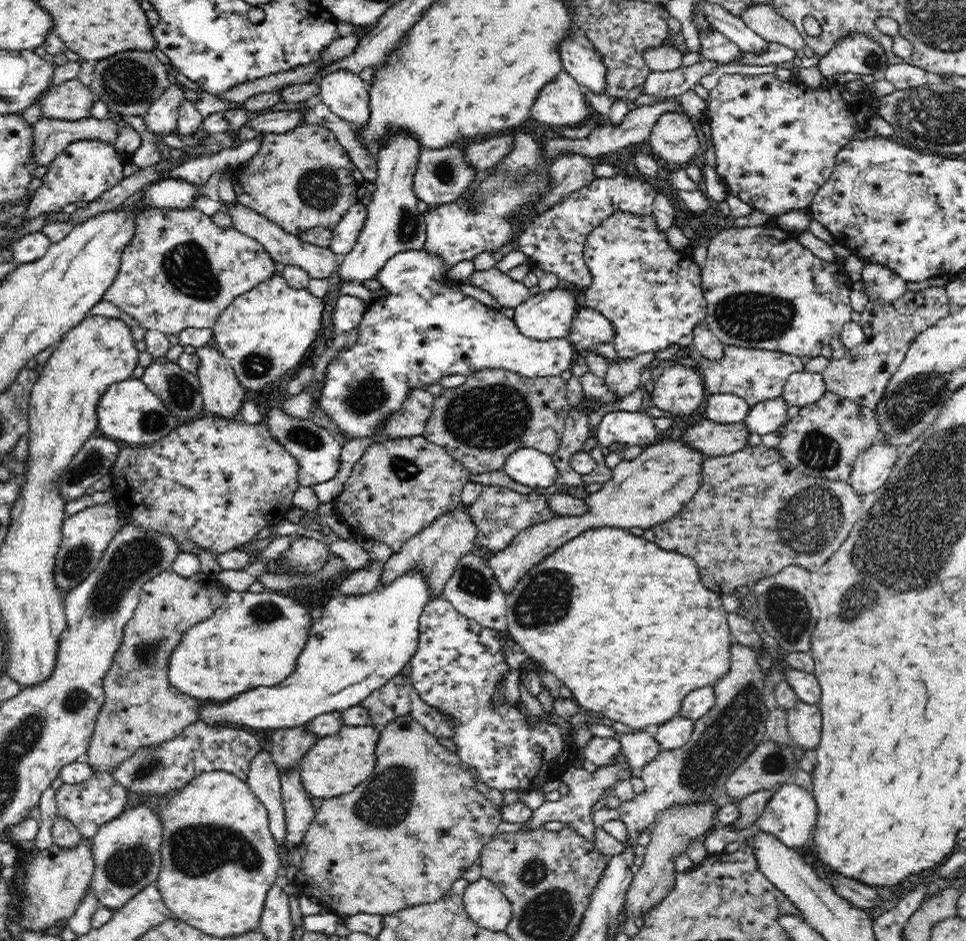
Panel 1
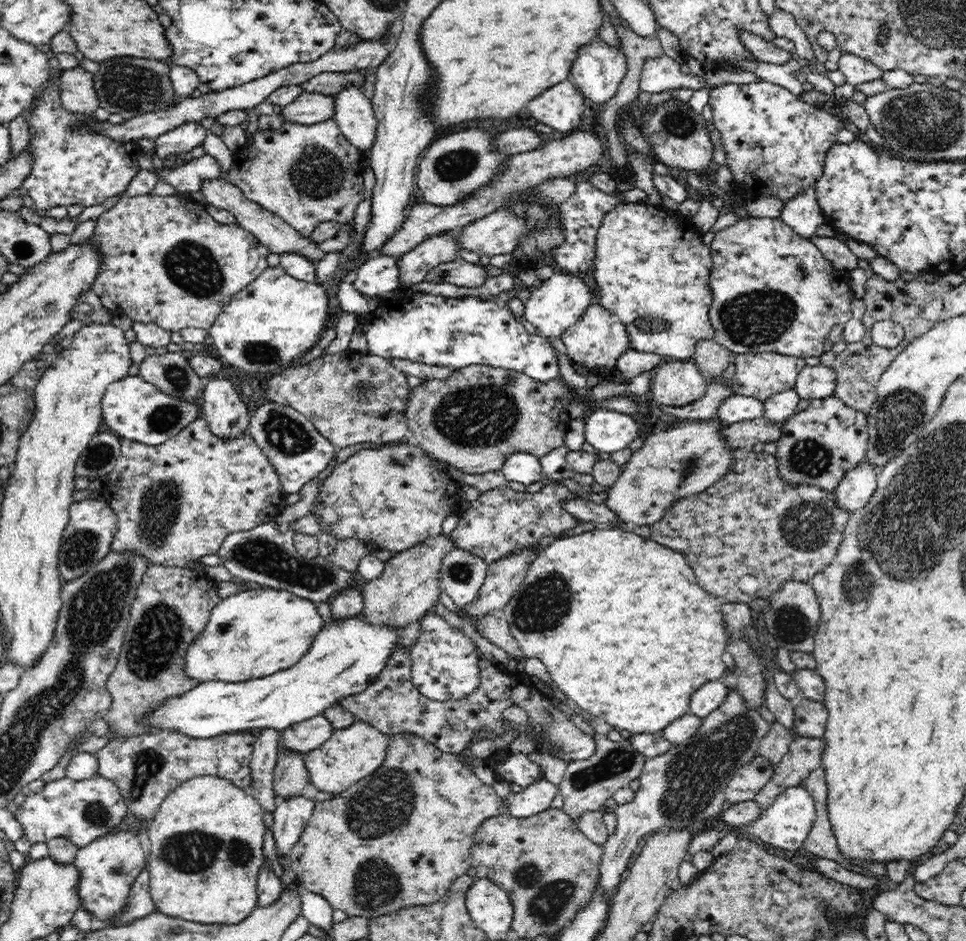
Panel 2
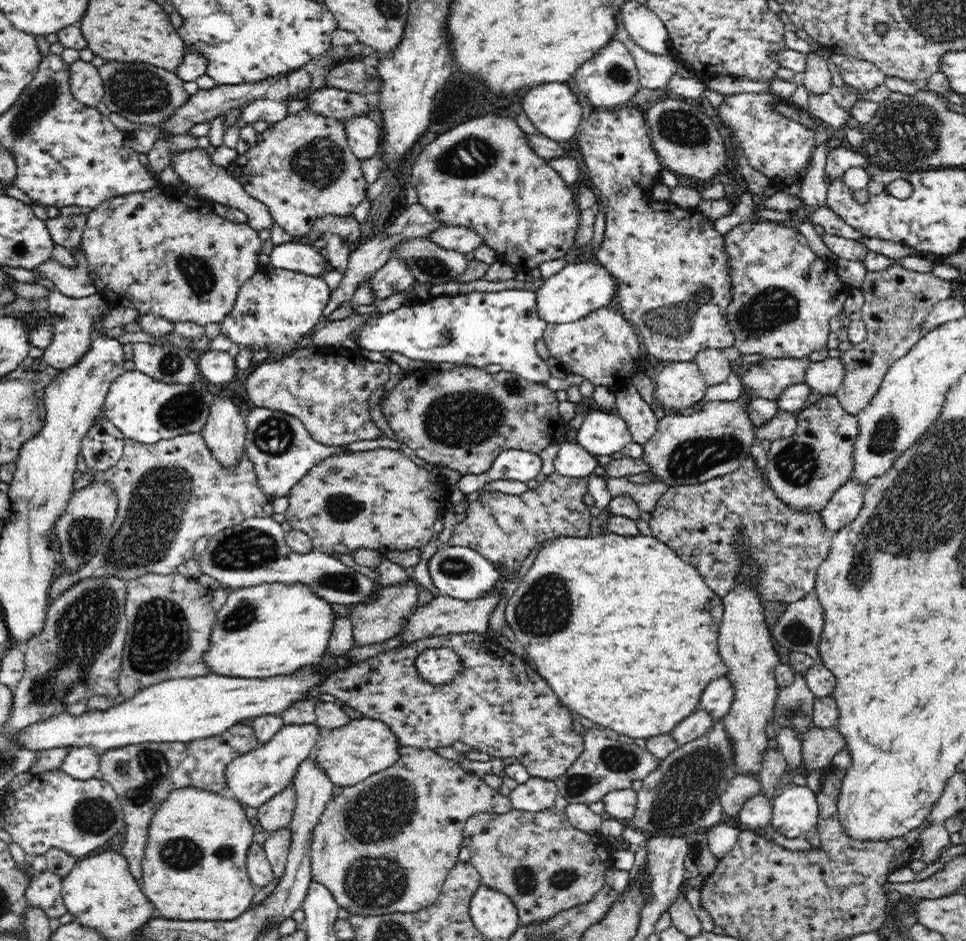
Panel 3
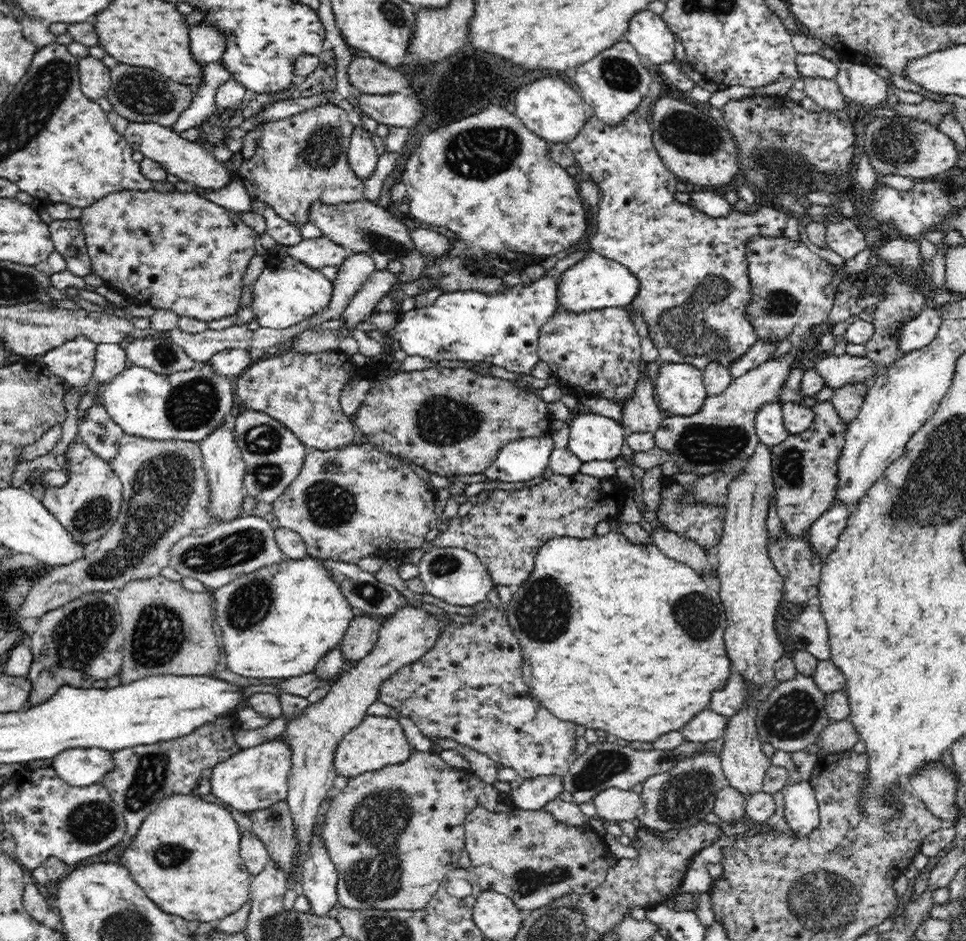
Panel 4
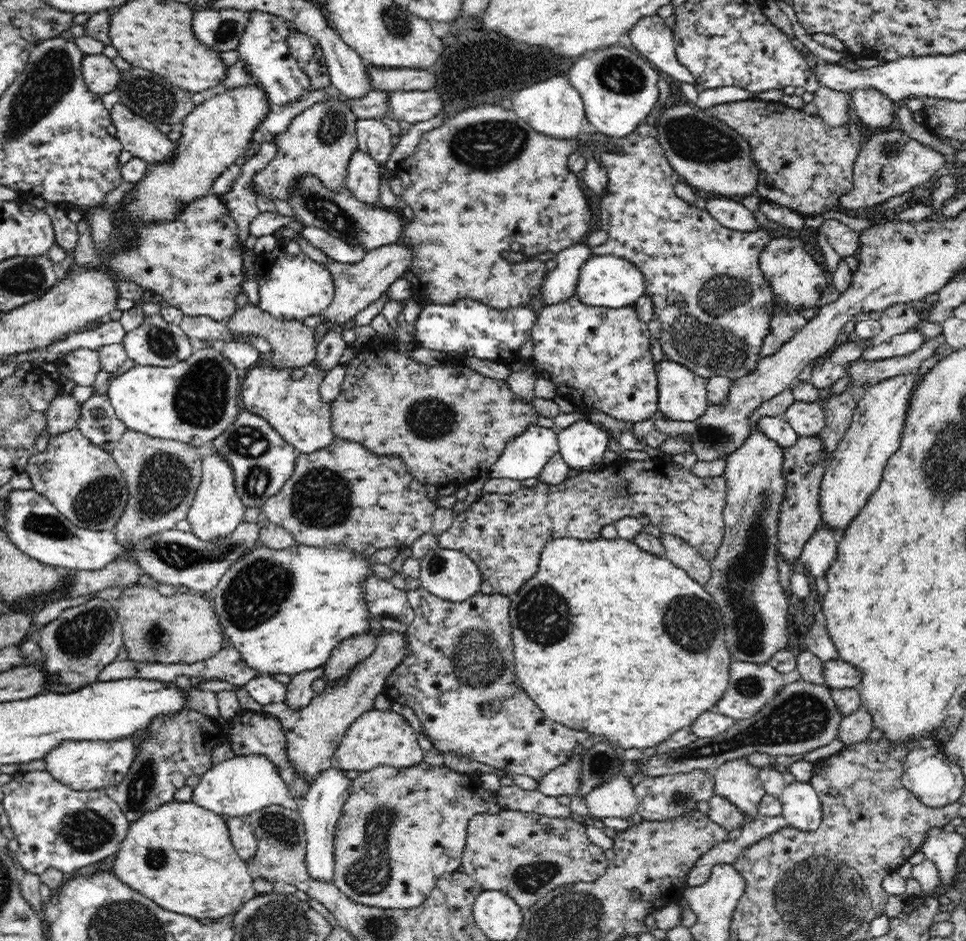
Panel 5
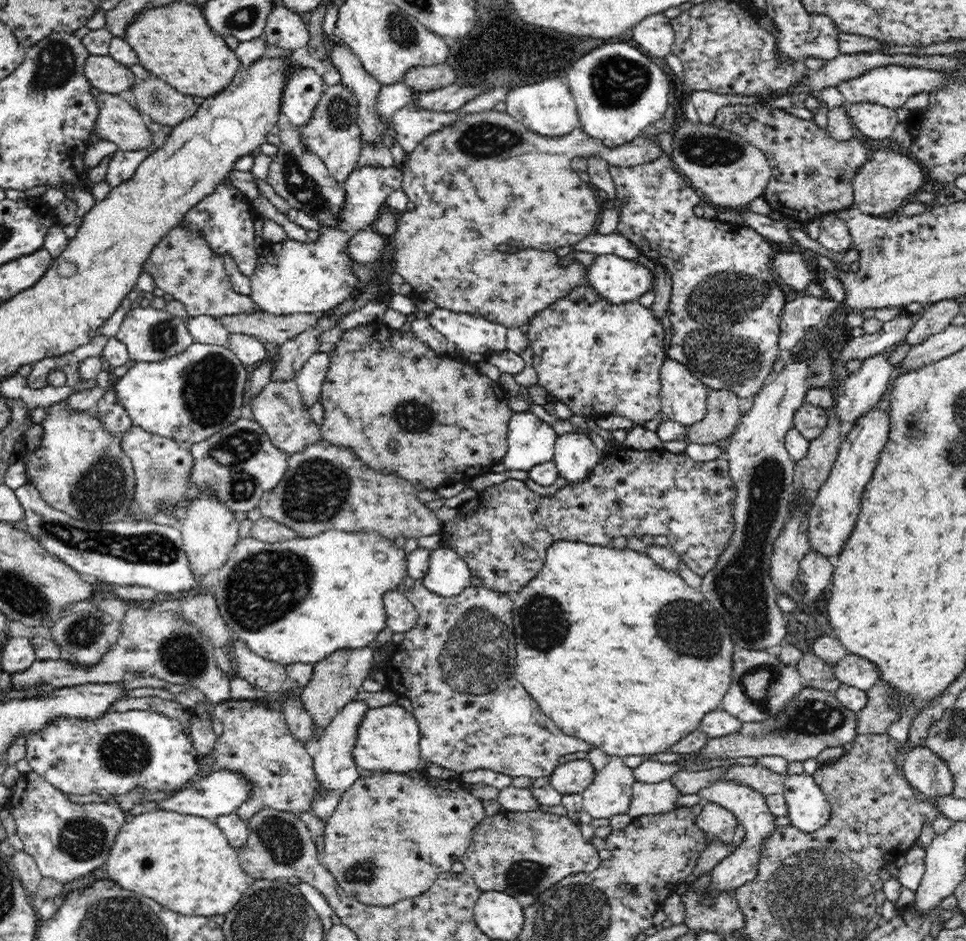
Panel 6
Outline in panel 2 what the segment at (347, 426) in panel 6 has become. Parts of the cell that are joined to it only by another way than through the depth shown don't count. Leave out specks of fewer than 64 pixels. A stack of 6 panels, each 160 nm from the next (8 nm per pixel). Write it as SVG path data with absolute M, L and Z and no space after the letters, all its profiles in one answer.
M471 365L458 371L453 371L453 375L448 379L423 381L420 386L413 388L412 392L408 394L409 402L405 406L405 424L408 425L411 439L415 444L420 446L420 449L424 453L428 453L428 456L448 465L452 464L452 466L463 470L464 473L482 475L487 472L494 472L494 470L500 470L509 455L514 454L516 451L524 451L540 458L548 454L551 450L564 445L564 434L566 434L569 421L571 420L568 413L568 406L572 396L570 396L570 389L562 381L554 379L548 382L539 382L529 378L526 374L518 373L514 370L484 365Z

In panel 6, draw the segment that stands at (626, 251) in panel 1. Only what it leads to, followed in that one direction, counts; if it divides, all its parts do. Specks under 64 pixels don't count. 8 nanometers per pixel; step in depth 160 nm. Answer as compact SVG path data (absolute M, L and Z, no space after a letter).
M670 131L655 134L656 143L660 143L661 155L658 158L635 167L619 167L610 165L613 183L615 184L615 199L607 202L607 208L619 206L619 221L617 224L617 233L623 234L630 242L634 242L642 254L645 254L654 263L666 268L667 273L672 280L672 292L667 309L672 327L672 338L667 346L667 354L671 360L681 362L692 372L695 378L698 378L710 389L729 390L740 398L750 398L759 388L766 384L766 380L775 372L775 364L779 359L780 348L778 345L779 336L779 314L782 313L783 306L793 296L774 275L771 260L772 246L766 239L753 228L746 226L733 226L731 223L725 223L716 219L706 219L694 213L694 207L699 204L700 198L696 191L688 183L688 180L678 169L674 168L675 163L670 154L672 151L672 137Z

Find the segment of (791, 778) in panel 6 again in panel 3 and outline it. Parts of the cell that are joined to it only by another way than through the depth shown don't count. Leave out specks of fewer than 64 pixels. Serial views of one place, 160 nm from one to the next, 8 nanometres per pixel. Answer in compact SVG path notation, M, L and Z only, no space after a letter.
M790 784L772 799L772 828L789 839L818 828L819 804L815 792L805 784Z

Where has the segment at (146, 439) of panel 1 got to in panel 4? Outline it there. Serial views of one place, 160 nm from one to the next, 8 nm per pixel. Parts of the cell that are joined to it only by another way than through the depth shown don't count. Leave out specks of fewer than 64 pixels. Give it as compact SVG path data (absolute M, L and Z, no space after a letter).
M210 361L204 363L200 370L192 368L170 375L156 374L152 370L133 365L120 372L108 385L102 386L99 401L110 419L120 426L125 434L157 441L203 441L214 429L225 423L226 416L234 406L235 394L235 391L232 391L235 387L234 379L216 374Z

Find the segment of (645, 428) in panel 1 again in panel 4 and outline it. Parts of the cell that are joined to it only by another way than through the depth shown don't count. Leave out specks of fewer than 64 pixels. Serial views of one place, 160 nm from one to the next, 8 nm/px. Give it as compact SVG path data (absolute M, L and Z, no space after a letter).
M592 413L572 417L572 421L567 447L582 462L613 461L625 451L628 430L623 423Z

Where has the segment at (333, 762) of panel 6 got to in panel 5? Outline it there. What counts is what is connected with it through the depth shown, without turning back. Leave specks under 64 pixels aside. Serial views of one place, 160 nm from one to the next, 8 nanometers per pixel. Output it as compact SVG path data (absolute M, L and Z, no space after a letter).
M330 767L328 770L316 774L308 792L299 800L298 811L301 814L306 832L306 860L307 869L312 879L324 880L324 883L333 882L334 861L334 834L337 821L343 804L348 800L353 781L348 779L342 771Z

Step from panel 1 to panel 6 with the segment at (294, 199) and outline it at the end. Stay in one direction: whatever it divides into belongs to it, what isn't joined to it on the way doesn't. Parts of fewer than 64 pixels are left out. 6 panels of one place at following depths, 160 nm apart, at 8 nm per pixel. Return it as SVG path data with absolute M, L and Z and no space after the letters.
M340 81L339 84L324 88L322 96L313 110L311 120L307 122L307 125L298 127L304 147L308 148L312 154L319 156L332 177L341 183L356 168L358 157L363 150L364 143L357 124L358 109L359 103L355 94Z

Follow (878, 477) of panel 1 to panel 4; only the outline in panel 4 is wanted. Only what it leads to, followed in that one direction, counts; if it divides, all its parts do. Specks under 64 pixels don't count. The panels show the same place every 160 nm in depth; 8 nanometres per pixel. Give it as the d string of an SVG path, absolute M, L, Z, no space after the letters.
M833 504L810 525L807 531L808 544L812 545L812 552L818 553L822 560L834 550L838 537L846 528L850 513L848 505Z

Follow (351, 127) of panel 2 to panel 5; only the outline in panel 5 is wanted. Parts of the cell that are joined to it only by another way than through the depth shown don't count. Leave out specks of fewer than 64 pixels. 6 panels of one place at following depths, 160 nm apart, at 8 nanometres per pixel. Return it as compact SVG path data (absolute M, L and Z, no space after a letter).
M358 149L348 161L345 180L346 190L351 191L358 200L375 206L380 204L378 188L382 173L387 174L388 180L395 176L394 172L386 172L384 167L380 169L376 163L370 154Z

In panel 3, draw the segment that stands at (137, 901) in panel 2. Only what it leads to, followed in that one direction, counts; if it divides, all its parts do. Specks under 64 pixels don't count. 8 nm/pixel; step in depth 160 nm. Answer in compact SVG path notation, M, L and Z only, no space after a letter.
M250 723L234 724L232 728L218 734L218 736L210 736L210 738L198 738L192 742L140 742L120 748L111 748L105 750L99 755L99 772L100 778L106 780L110 786L116 791L120 805L122 805L123 818L126 823L126 844L122 846L121 854L128 862L131 873L135 875L138 884L141 883L141 863L144 859L146 842L148 842L148 830L156 812L158 805L172 791L194 786L198 789L206 789L207 791L217 793L226 788L226 766L235 758L254 748L258 748L260 744L257 742L256 735Z

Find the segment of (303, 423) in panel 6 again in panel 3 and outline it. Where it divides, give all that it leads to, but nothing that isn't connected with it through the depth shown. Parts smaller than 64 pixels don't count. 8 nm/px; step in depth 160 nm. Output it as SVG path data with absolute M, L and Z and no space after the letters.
M311 345L296 349L280 362L270 360L270 364L258 364L258 370L250 372L246 380L246 392L254 407L290 414L304 423L308 433L320 444L343 449L358 440L384 436L372 420L370 410L378 392L391 380L387 364L366 360L360 349Z

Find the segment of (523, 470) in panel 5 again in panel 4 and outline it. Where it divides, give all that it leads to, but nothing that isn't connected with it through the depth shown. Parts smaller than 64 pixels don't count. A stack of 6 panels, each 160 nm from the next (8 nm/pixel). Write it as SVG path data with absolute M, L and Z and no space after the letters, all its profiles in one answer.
M551 432L547 434L540 434L538 438L520 438L512 440L505 444L496 455L495 461L483 473L487 481L500 481L505 483L517 483L530 481L538 476L542 476L545 468L549 466L549 456L555 449L554 441L552 441Z

